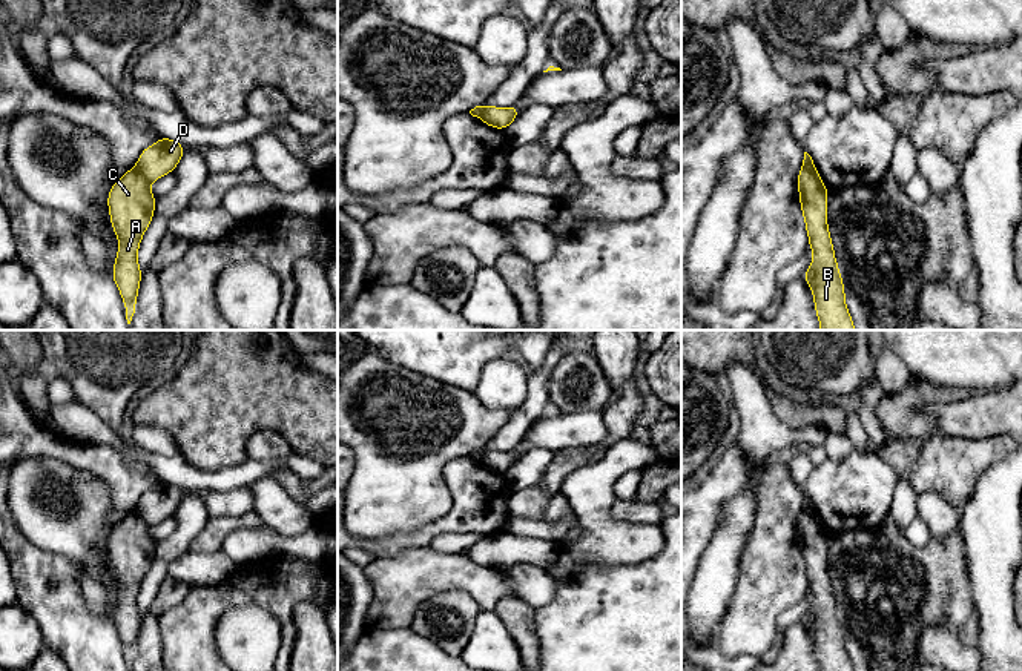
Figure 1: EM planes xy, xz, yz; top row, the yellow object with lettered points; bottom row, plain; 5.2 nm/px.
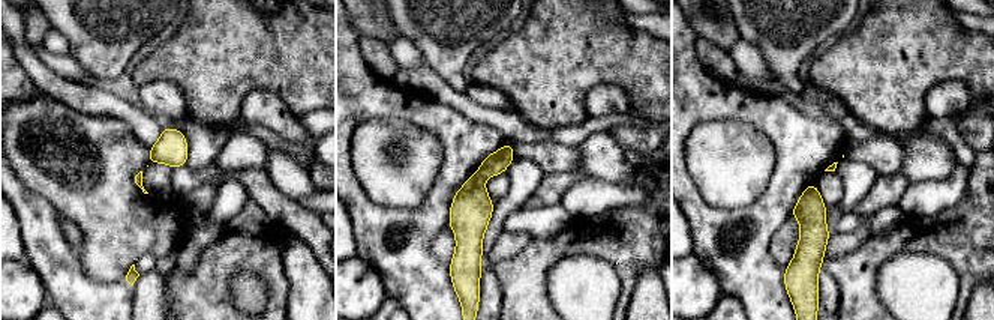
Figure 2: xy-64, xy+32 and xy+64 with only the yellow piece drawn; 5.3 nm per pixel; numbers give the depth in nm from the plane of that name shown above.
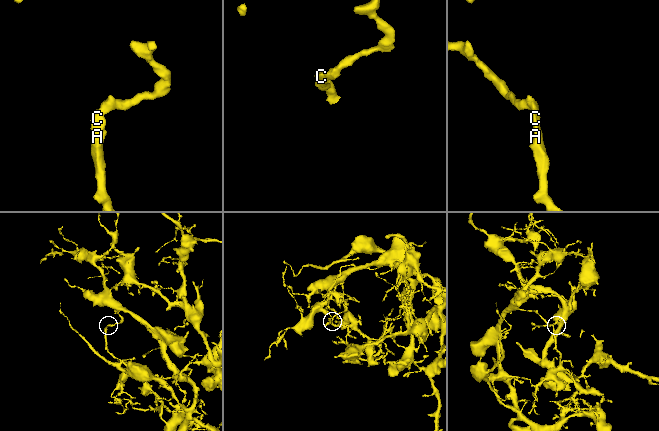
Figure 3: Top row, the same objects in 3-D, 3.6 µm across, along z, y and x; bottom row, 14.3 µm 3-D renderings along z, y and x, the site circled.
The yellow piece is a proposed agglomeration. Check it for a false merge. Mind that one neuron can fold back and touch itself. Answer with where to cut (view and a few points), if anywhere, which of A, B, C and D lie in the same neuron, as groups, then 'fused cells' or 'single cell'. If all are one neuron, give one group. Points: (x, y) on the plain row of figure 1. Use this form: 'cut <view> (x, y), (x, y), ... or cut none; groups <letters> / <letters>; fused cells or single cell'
cut yz (803, 510), (817, 518); groups A B C / D; fused cells

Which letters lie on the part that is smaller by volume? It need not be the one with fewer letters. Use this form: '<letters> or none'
A, B, C

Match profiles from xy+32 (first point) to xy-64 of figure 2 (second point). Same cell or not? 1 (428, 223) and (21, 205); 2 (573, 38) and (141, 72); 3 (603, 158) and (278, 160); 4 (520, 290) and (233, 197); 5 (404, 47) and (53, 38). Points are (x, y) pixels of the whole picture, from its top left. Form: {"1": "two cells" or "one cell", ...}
{"1": "one cell", "2": "one cell", "3": "one cell", "4": "two cells", "5": "one cell"}

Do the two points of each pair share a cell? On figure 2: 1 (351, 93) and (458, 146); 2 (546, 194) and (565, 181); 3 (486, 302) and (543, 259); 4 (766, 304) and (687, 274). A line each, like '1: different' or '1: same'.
1: same
2: same
3: different
4: different

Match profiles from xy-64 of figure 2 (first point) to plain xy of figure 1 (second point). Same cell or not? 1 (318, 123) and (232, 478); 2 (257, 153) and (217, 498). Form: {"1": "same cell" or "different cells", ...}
{"1": "same cell", "2": "same cell"}

